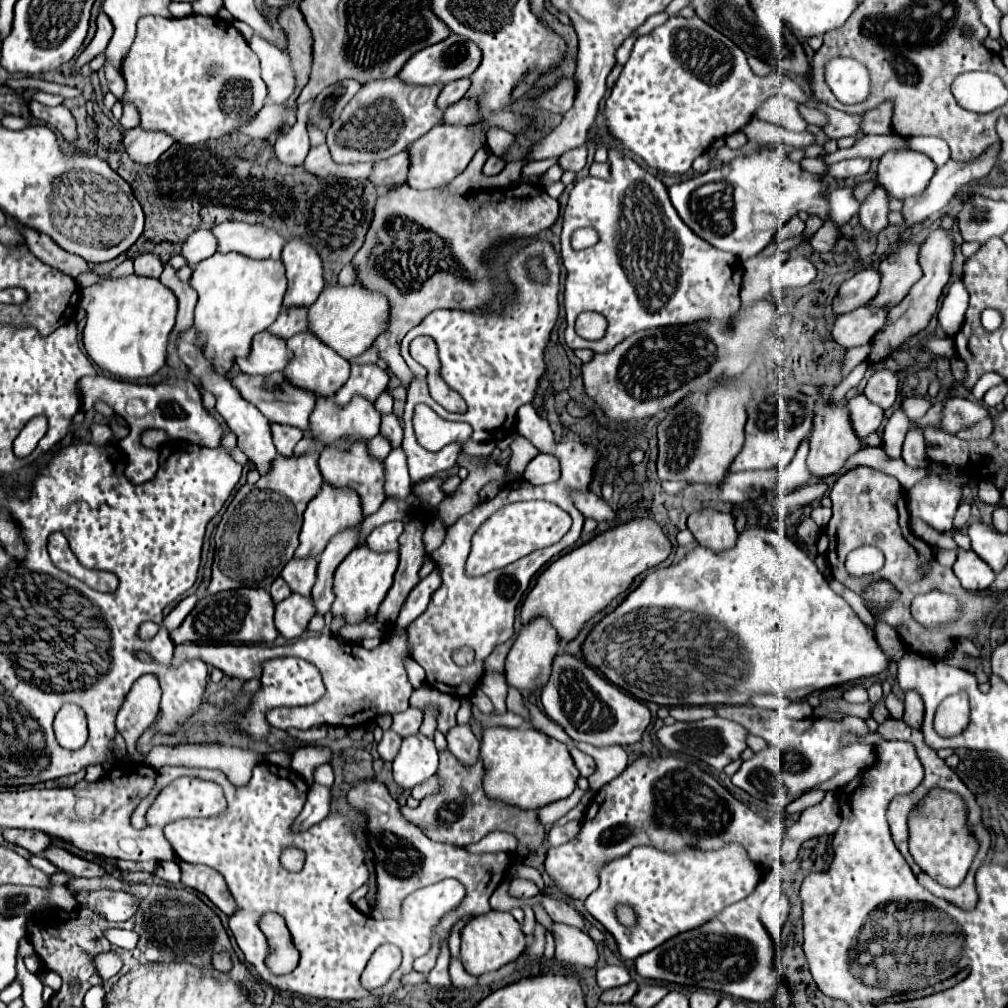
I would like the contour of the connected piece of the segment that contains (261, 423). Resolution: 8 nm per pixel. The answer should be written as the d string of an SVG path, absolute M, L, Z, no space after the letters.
M190 328L190 332L186 332L186 336L182 336L182 340L178 340L176 344L180 358L184 360L184 364L190 368L190 372L194 376L200 378L202 386L206 390L210 390L216 396L216 410L220 412L220 416L226 420L226 424L230 426L230 430L238 436L238 448L248 456L248 460L256 466L256 470L260 472L260 476L264 476L266 472L270 472L272 460L278 456L274 444L272 444L272 434L270 434L270 422L260 414L260 410L246 402L240 392L236 388L232 388L230 380L218 372L214 372L212 364L208 364L208 360L202 356L202 350L198 348L198 338L196 338L196 330Z

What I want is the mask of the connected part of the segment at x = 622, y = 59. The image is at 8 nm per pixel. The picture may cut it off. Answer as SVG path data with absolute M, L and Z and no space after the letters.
M630 36L630 38L624 40L624 44L618 48L618 52L616 52L616 60L618 60L618 64L626 64L628 56L630 56L630 52L632 52L634 42L636 42L636 36Z

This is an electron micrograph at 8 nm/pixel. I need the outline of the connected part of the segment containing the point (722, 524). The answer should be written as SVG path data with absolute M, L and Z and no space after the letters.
M698 508L688 516L688 530L692 532L694 540L710 548L714 552L728 550L736 544L736 528L734 518L730 514L722 514L712 508Z

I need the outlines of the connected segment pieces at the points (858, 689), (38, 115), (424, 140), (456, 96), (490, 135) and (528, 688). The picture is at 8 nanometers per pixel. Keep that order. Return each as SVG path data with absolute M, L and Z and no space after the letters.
M852 686L842 696L848 702L868 702L868 694L866 694L866 688L864 686Z
M30 102L30 116L40 120L42 124L46 124L48 128L56 130L62 134L62 138L74 146L74 142L78 140L78 132L76 132L76 120L72 116L72 112L66 108L66 106L56 106L56 108L48 108L48 106L42 106L38 102Z
M438 124L432 128L426 136L418 138L414 144L406 148L408 152L408 176L406 184L416 188L416 190L428 190L436 188L442 184L448 184L454 180L472 160L474 152L484 146L482 132L478 132L472 126L448 126L448 124Z
M464 78L464 80L454 80L454 82L446 84L446 86L442 88L440 96L438 96L438 104L436 104L436 106L442 108L442 110L446 110L448 106L456 104L458 100L462 100L462 96L464 96L464 92L466 92L468 86L470 86L470 80L468 80L468 78Z
M492 127L487 132L487 147L496 156L504 156L514 142L516 142L514 134L508 133L501 128Z
M536 618L530 624L522 626L508 658L506 658L506 680L510 686L518 688L520 692L534 692L536 688L542 688L552 672L552 660L560 648L560 640L556 630L548 624L544 618Z

